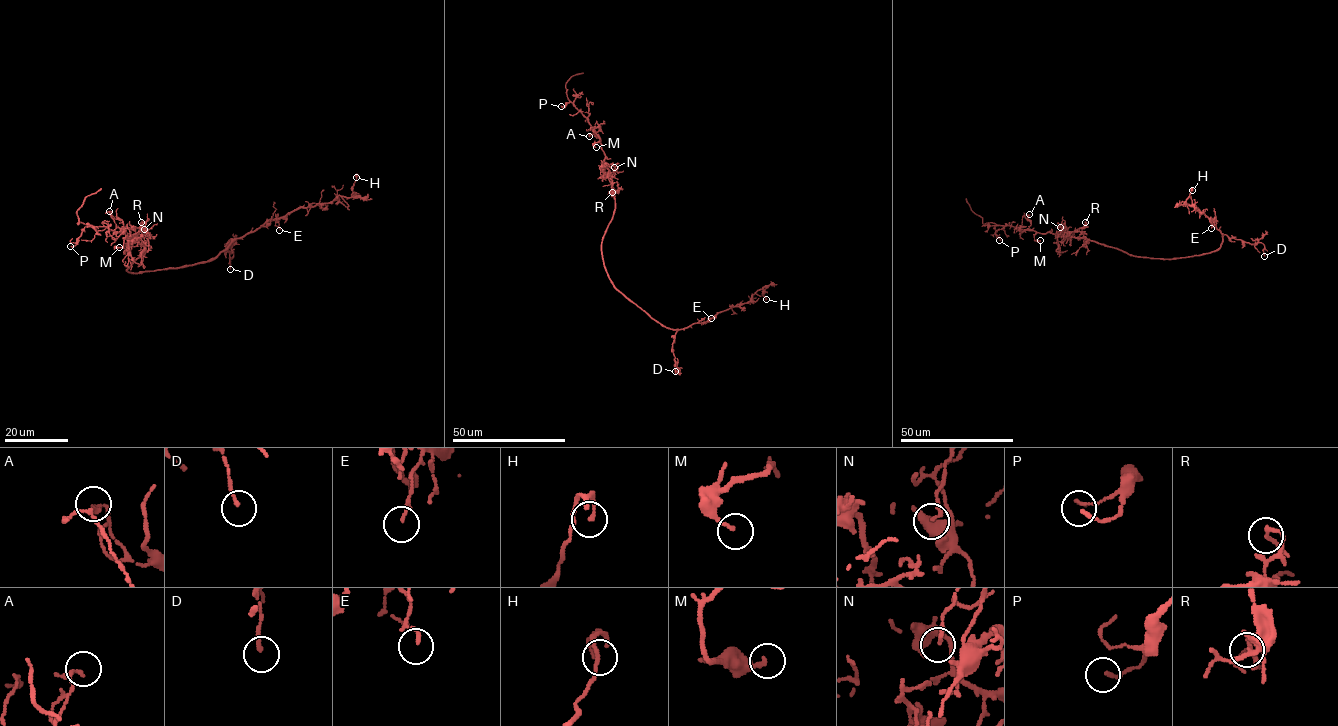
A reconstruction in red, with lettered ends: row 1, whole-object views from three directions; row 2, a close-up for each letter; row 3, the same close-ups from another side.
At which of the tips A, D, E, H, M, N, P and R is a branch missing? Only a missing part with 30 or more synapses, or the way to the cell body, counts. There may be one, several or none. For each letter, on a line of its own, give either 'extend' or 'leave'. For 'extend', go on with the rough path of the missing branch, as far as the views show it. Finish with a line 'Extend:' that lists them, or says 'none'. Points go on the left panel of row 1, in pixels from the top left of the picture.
A: leave
D: leave
E: leave
H: leave
M: leave
N: leave
P: leave
R: leave
Extend: none

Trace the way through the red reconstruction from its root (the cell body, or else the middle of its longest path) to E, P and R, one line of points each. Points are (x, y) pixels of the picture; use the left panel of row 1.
E: (130, 272), (204, 263), (216, 257), (236, 239), (268, 221), (277, 222), (279, 230)
P: (130, 272), (127, 269), (145, 252), (143, 244), (127, 238), (131, 235), (86, 226), (70, 246)
R: (130, 272), (127, 269), (145, 252), (144, 243), (150, 235), (142, 234), (141, 222)

